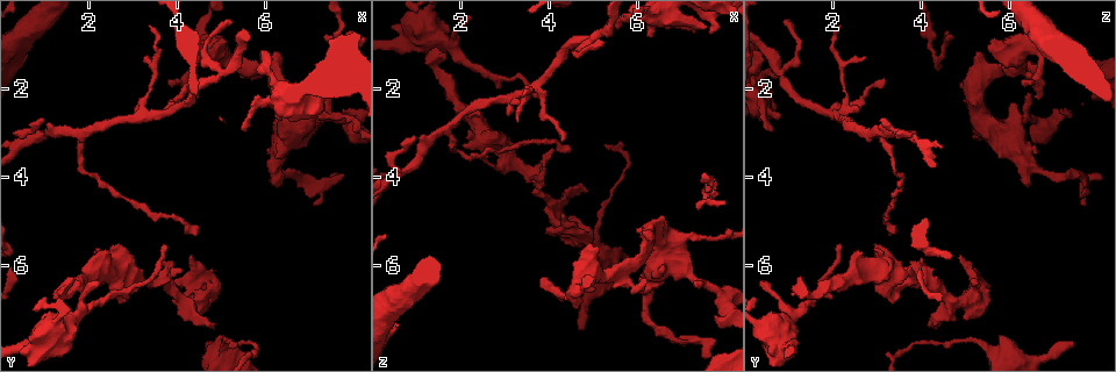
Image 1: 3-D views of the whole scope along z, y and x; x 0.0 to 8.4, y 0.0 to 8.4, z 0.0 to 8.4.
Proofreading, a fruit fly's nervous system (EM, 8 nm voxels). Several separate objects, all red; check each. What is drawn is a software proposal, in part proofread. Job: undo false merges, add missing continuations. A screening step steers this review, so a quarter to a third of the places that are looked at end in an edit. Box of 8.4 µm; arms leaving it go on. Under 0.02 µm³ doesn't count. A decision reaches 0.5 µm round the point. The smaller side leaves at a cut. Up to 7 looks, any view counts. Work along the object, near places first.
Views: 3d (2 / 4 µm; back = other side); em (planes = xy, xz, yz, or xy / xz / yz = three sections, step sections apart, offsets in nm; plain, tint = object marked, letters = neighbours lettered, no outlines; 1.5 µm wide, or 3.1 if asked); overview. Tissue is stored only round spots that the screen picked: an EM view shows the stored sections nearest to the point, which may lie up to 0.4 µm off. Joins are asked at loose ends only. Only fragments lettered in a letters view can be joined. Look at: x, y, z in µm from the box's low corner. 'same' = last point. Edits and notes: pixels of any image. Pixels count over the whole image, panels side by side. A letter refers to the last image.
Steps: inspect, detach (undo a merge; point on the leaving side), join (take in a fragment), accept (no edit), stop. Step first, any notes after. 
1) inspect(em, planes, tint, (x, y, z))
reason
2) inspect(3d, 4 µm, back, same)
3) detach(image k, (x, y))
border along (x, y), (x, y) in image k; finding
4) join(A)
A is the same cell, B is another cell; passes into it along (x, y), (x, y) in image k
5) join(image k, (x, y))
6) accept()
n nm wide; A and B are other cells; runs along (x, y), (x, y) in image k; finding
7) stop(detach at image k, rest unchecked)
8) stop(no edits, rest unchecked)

inspect(em, planes, plain, (4.70, 7.85, 7.45))
branch stops here

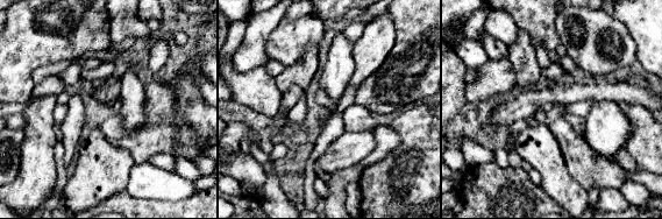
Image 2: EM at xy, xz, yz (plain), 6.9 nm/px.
inspect(em, planes, letters, same)

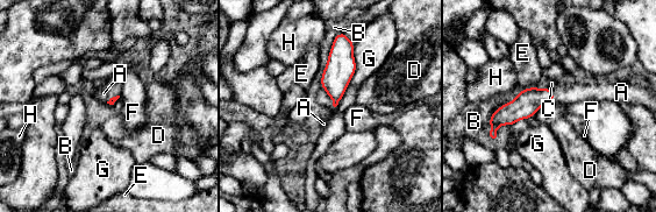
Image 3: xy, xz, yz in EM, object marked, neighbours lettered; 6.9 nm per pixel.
join(image 3, (567, 93))
B touches over 400 nm; A is the same cell, B, C, D, E, F, G and H are other cells; passes into it along (528, 101), (553, 96), (567, 93) in image 3; it goes on there

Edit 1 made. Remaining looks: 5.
inspect(em, yz, step 8, tint, (3.85, 1.85, 6.30))
an open end

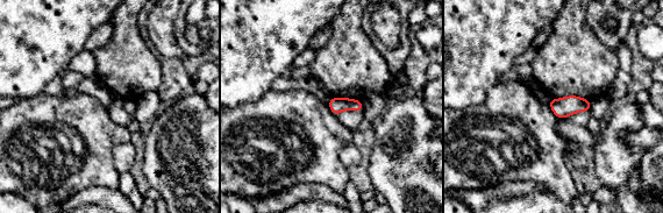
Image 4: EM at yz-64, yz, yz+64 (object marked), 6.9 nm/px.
inspect(em, xy, step 8, letters, same)

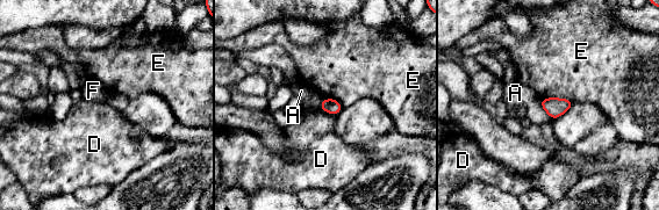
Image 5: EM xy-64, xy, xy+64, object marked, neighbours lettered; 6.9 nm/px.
accept()
110 nm wide; A, D, E and F are other cells; border along (327, 98), (317, 108) in image 5; no lettered fragment goes on from it

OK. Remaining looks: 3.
stop(join at image 3, rest unchecked)

